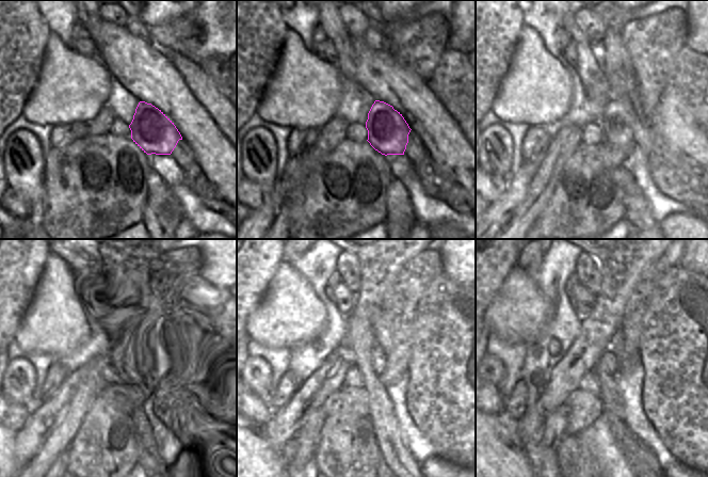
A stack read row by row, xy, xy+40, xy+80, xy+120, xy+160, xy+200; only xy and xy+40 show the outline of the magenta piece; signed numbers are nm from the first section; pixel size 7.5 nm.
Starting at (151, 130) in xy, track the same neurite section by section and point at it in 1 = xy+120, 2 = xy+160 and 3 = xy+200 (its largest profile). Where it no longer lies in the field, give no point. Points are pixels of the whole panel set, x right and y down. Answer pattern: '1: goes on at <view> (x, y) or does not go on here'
1: goes on at xy+120 (139, 353)
2: goes on at xy+160 (377, 356)
3: goes on at xy+200 (608, 363)

